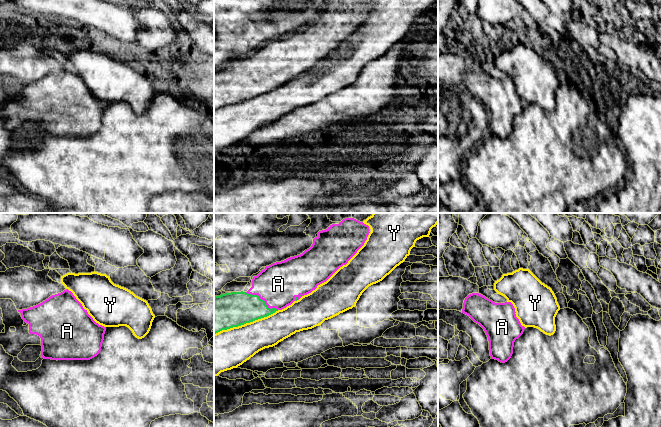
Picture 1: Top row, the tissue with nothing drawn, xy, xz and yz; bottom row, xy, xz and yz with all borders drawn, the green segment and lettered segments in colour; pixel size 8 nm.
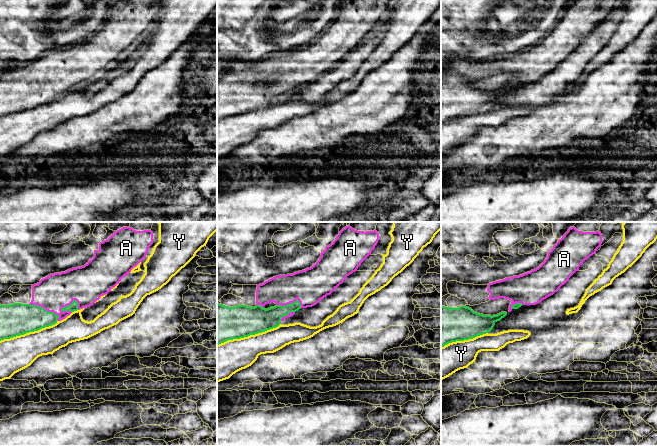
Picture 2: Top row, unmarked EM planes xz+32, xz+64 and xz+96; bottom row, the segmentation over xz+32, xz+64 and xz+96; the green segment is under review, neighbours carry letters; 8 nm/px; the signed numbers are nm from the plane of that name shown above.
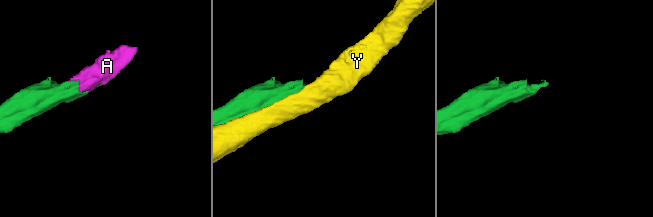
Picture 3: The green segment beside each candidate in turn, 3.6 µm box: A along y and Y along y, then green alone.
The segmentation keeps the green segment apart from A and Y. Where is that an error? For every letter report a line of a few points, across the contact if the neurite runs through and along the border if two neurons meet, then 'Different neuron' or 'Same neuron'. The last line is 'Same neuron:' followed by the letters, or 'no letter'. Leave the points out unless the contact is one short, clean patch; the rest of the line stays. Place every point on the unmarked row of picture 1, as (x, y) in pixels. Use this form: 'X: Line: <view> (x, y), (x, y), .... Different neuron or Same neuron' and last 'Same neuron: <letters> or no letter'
A: Same neuron
Y: Different neuron
Same neuron: A

